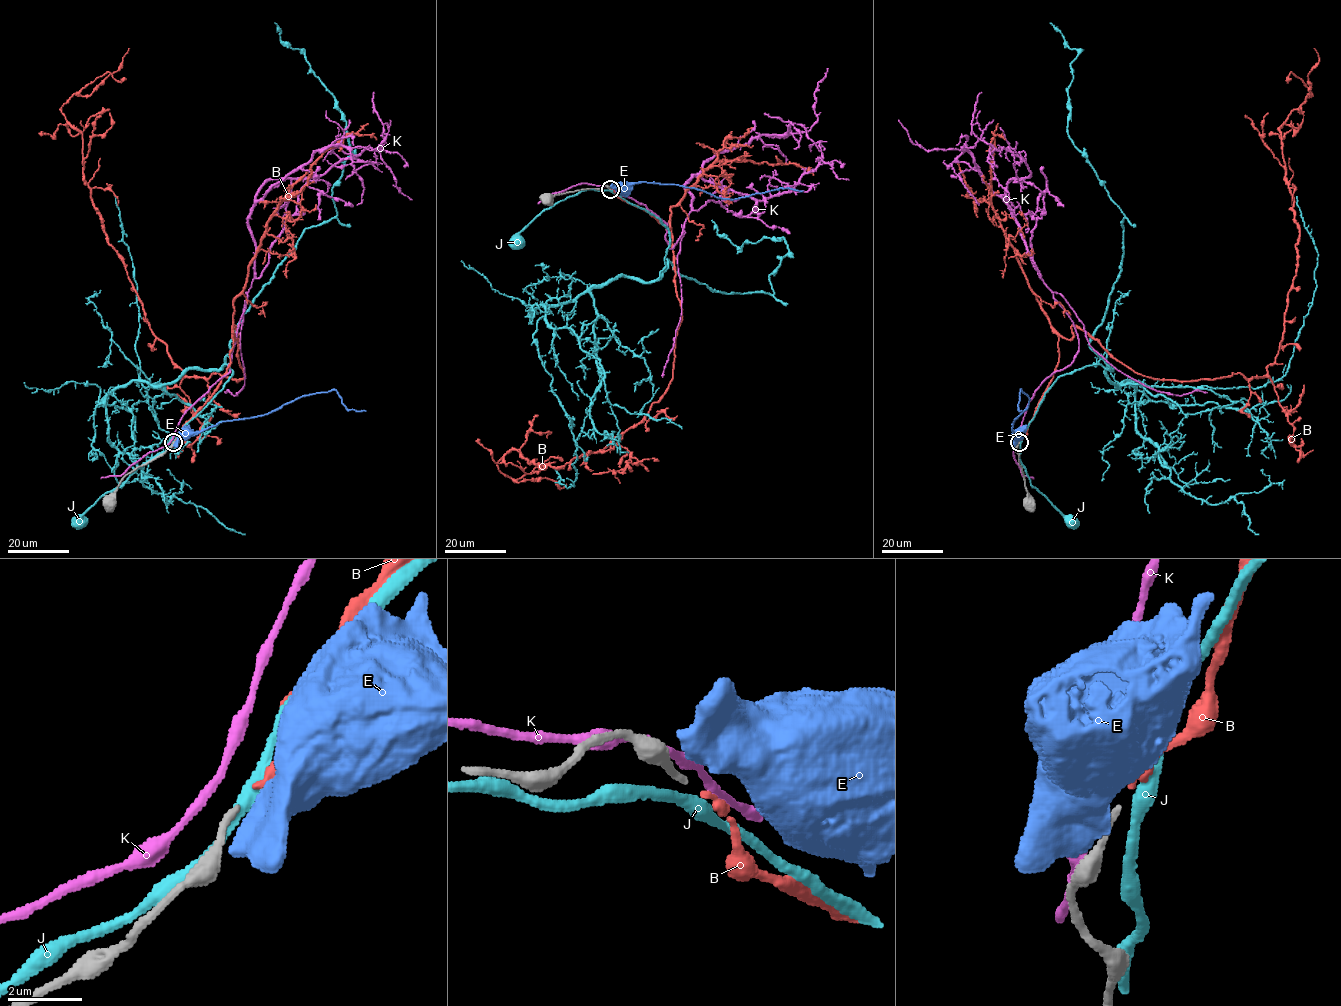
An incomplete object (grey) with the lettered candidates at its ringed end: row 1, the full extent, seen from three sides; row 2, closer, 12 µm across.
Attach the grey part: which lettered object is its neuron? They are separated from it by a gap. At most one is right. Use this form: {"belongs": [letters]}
{"belongs": ["B"]}

